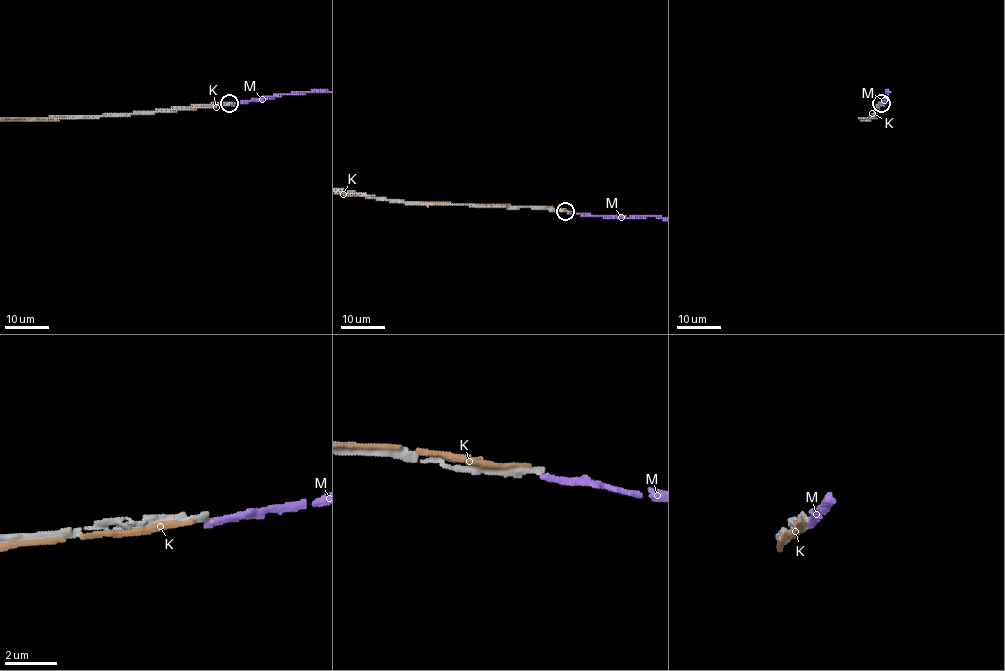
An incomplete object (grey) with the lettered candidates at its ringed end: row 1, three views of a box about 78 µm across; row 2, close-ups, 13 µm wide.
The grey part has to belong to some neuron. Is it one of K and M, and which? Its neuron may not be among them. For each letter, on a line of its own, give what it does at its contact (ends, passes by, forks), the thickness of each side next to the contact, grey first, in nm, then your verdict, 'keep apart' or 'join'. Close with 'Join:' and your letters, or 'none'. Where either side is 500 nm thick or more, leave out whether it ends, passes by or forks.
K: it passes by | 340/260 nm | keep apart
M: it ends | 280/280 nm | keep apart
Join: none

